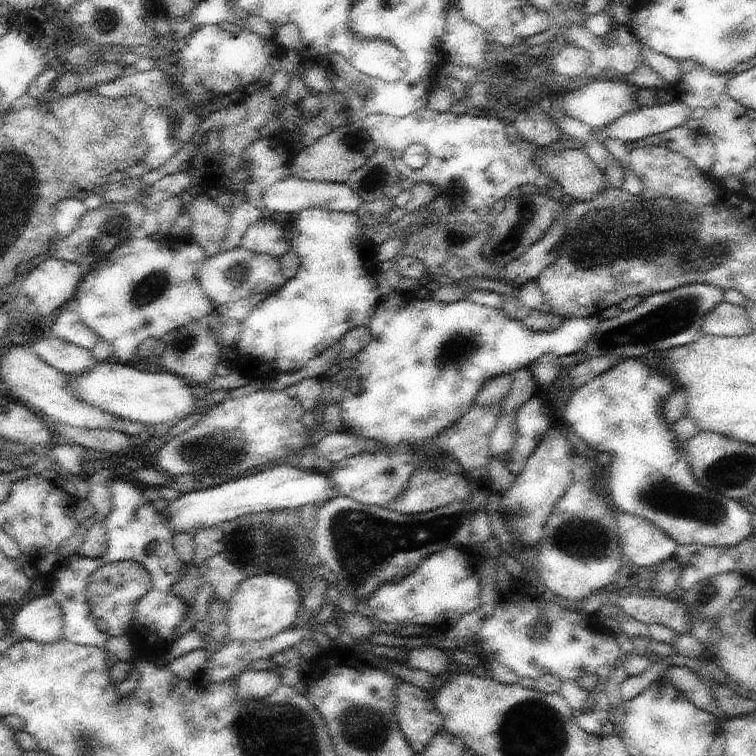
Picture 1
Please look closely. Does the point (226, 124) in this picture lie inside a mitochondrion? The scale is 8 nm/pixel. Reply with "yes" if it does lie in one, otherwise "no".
no

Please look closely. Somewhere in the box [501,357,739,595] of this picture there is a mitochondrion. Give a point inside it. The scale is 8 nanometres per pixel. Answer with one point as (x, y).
(666, 496)

